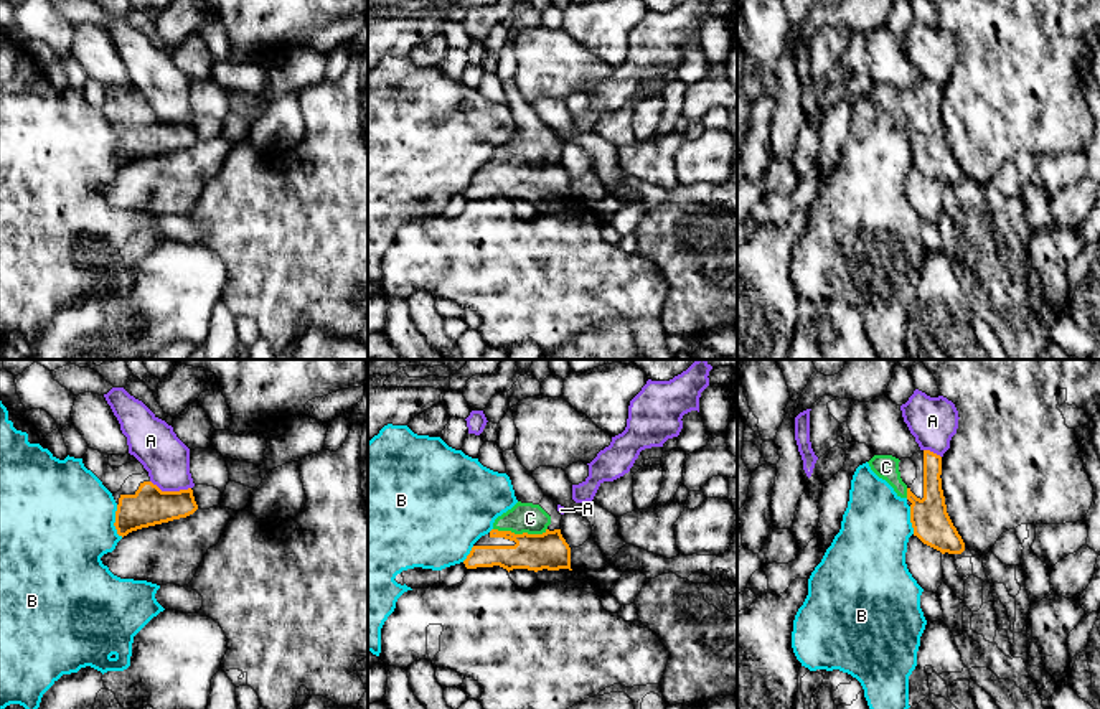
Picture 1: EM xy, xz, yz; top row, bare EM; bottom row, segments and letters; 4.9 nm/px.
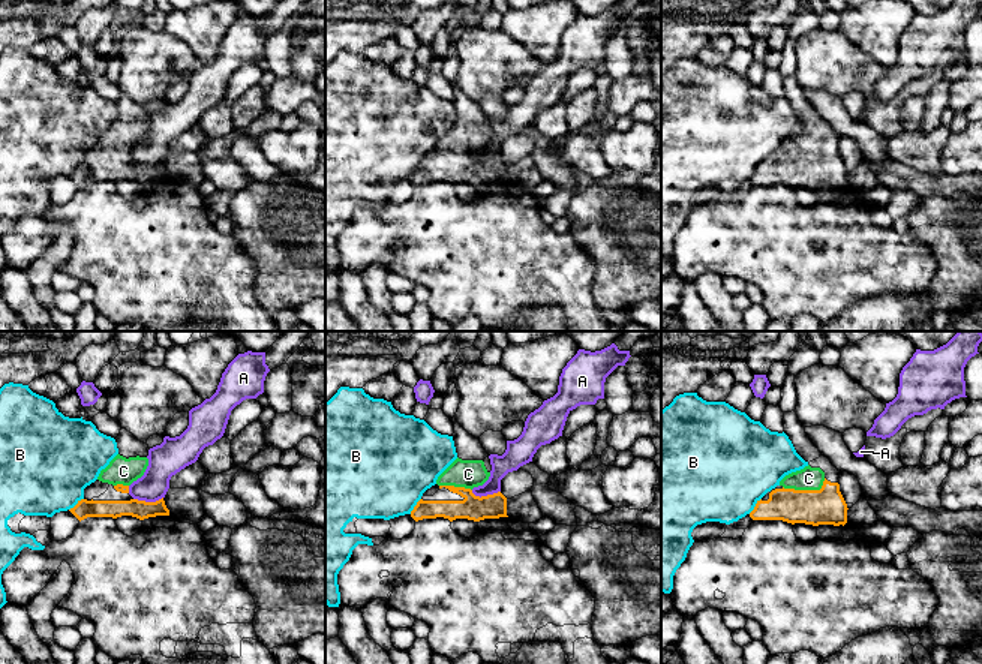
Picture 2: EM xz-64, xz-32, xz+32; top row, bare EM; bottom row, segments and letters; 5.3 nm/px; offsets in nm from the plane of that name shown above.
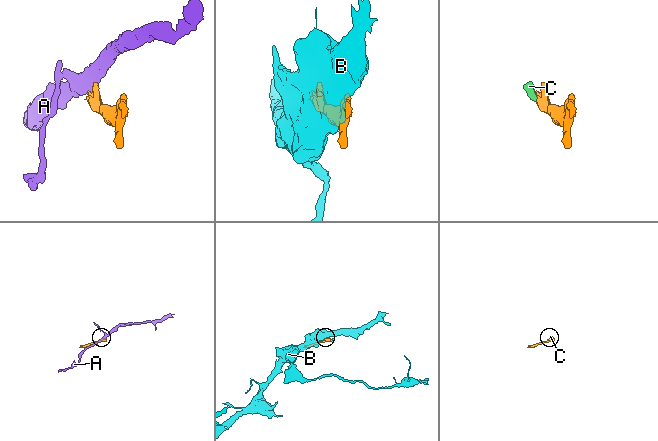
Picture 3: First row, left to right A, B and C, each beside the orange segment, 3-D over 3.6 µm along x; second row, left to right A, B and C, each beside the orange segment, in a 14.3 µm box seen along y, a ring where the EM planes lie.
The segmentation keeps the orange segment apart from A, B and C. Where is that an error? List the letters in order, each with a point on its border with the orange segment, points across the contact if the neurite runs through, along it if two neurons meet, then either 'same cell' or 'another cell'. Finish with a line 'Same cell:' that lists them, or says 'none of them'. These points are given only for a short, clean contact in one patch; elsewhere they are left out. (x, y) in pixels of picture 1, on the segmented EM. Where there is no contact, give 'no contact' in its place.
A: xy (170, 492) | along xy (150, 480), (162, 490), (190, 488) | another cell
B: xy (116, 521) | another cell
C: xz (520, 535) | across xz (550, 549), (520, 535), (530, 518) | same cell
Same cell: C

